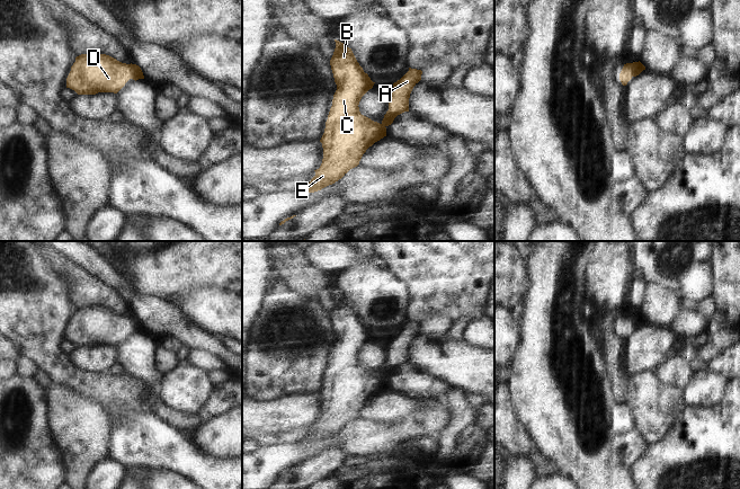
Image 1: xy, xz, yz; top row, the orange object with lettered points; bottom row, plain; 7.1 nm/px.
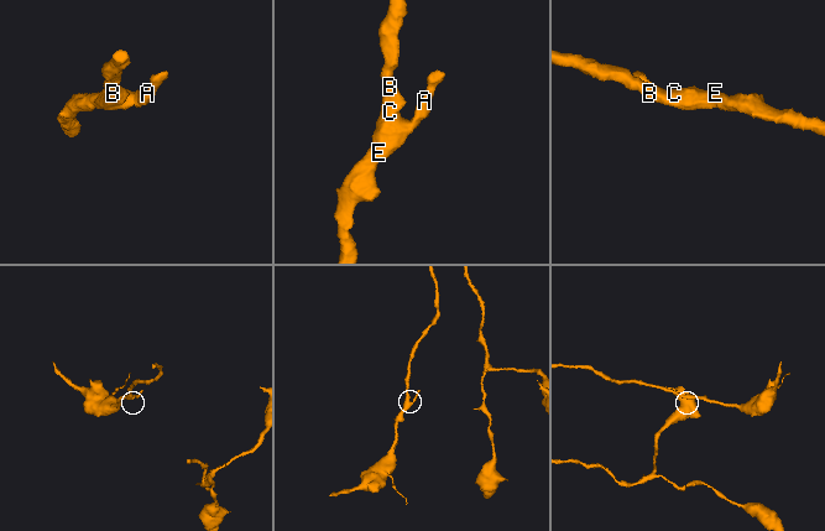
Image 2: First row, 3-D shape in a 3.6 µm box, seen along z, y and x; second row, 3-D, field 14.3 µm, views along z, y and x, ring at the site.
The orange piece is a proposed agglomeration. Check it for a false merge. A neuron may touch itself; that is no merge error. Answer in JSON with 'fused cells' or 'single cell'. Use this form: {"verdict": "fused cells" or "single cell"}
{"verdict": "single cell"}

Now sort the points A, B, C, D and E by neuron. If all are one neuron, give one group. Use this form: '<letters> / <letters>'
A B C D E

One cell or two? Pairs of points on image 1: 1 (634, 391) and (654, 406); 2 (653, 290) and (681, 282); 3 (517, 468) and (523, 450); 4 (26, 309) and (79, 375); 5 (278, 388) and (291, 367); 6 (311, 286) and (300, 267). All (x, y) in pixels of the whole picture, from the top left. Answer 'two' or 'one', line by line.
1: one
2: two
3: two
4: one
5: one
6: one

